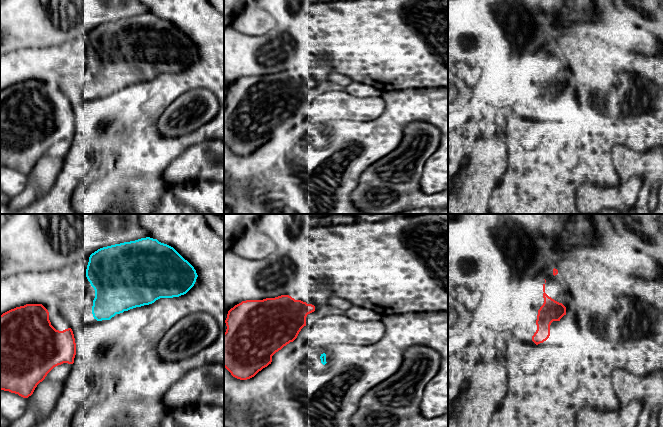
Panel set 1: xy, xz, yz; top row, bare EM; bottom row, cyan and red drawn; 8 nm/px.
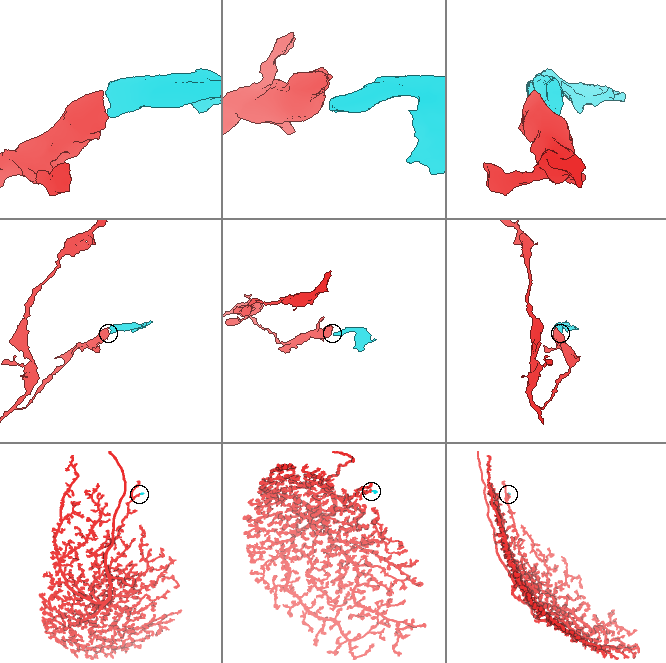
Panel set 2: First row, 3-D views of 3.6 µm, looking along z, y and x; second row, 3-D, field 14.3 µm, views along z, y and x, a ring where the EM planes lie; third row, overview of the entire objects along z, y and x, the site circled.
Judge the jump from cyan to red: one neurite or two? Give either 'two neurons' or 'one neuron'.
one neuron

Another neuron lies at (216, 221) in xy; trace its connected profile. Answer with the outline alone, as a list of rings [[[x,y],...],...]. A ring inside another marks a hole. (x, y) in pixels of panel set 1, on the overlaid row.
[[[204,214],[207,223],[215,233],[224,239],[224,214]]]

